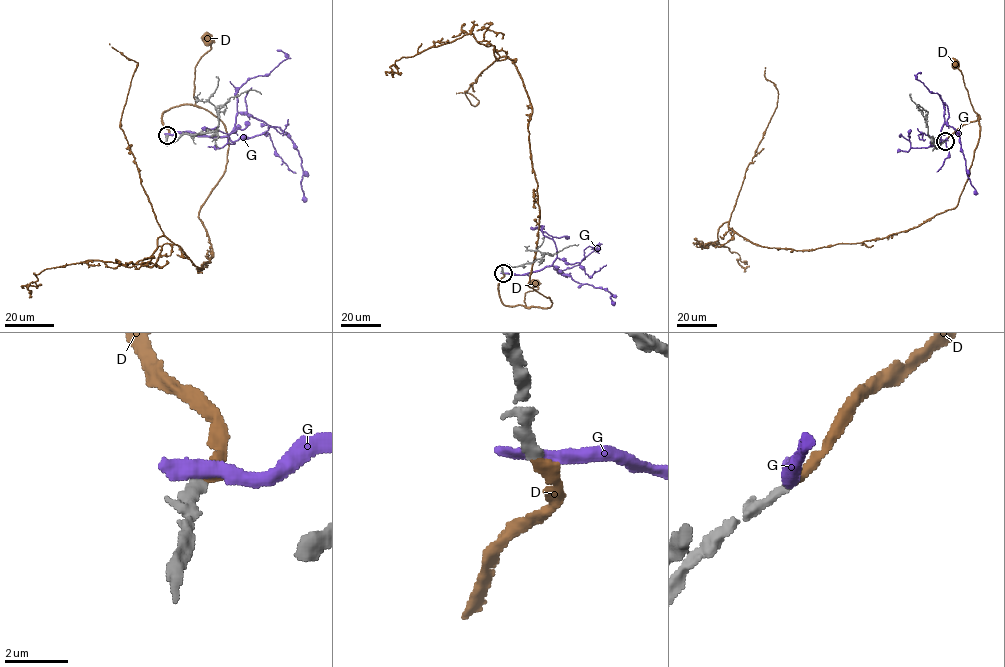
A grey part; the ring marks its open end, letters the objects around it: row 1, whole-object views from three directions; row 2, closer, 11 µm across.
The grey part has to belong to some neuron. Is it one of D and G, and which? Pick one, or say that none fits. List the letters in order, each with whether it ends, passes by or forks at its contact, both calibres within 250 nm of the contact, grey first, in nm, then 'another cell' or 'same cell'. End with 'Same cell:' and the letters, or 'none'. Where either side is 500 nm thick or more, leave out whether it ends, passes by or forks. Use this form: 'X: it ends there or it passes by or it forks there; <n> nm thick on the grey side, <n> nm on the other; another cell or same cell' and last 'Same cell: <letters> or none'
D: it ends there; 360 nm thick on the grey side, 340 nm on the other; same cell
G: 360 nm thick on the grey side, 550 nm on the other; another cell
Same cell: D

